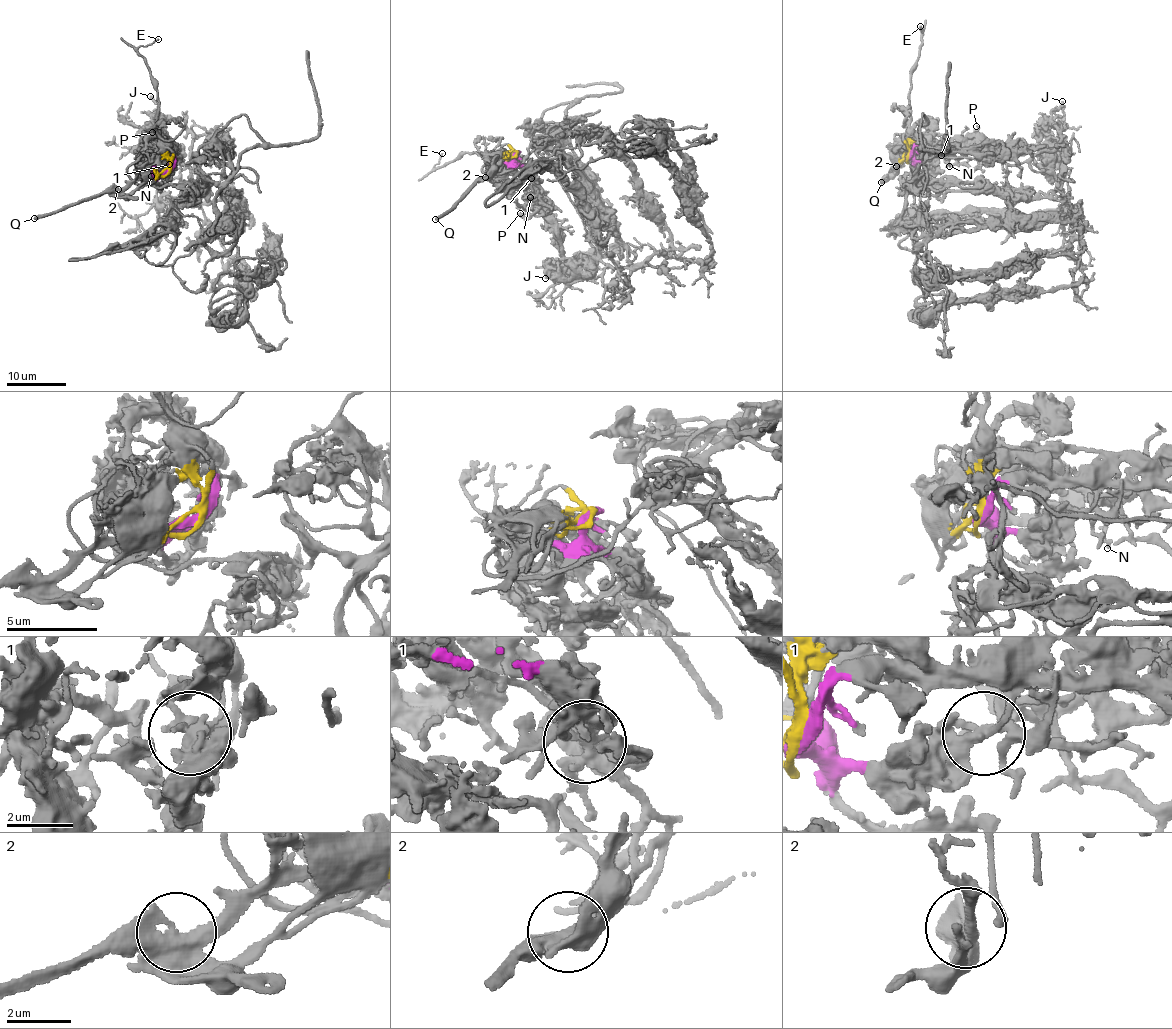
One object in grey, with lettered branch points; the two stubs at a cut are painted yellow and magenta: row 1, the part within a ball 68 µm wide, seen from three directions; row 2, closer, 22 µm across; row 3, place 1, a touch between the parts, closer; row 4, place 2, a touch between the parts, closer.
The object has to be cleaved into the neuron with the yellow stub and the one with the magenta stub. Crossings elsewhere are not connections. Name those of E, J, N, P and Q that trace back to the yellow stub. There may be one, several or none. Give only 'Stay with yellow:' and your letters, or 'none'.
Stay with yellow: E, J

